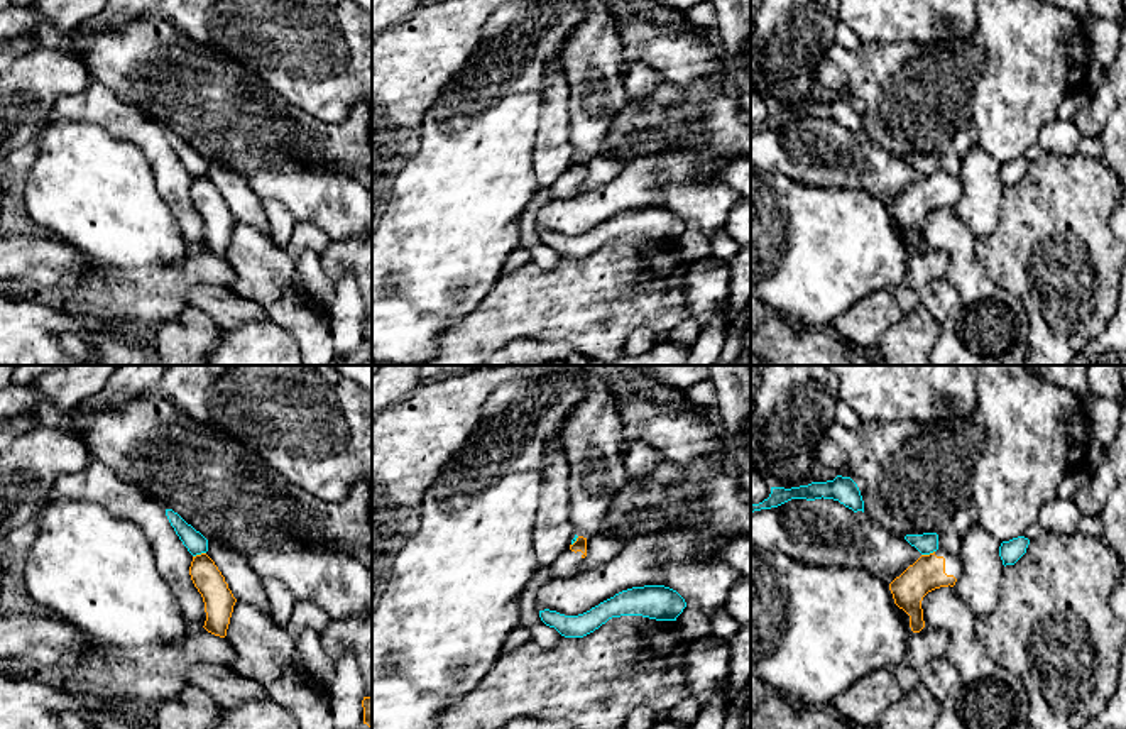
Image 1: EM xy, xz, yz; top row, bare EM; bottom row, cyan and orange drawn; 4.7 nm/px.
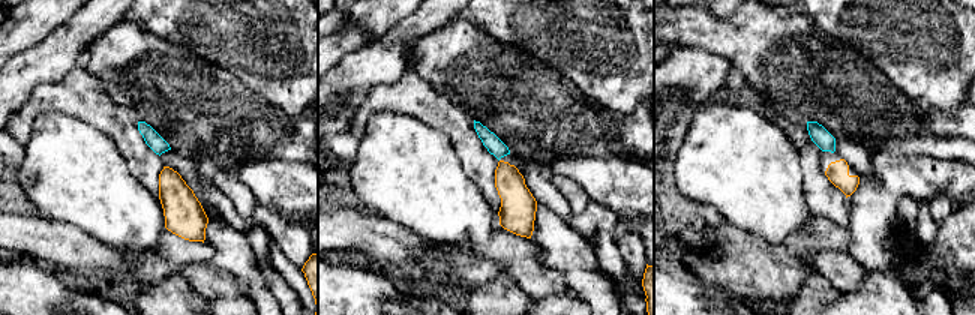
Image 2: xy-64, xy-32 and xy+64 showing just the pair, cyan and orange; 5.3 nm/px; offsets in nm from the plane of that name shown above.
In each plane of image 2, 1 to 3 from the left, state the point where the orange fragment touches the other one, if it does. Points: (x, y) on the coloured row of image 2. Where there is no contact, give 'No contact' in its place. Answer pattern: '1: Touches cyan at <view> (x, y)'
1: No contact
2: No contact
3: No contact

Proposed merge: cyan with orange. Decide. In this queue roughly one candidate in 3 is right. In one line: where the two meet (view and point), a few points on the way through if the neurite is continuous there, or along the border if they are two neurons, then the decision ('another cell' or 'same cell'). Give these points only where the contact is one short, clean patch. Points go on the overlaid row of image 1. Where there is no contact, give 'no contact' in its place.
meets cyan in xy at (198, 553); border along xy (205, 552), (193, 557); another cell

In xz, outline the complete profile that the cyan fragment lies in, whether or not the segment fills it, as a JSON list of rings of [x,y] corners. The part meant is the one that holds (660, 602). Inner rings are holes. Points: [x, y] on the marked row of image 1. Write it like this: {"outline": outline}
{"outline": [[[644,585],[622,590],[578,616],[544,609],[539,611],[539,617],[565,638],[583,638],[612,617],[642,616],[656,621],[676,621],[685,607],[686,602],[676,590],[664,585]]]}

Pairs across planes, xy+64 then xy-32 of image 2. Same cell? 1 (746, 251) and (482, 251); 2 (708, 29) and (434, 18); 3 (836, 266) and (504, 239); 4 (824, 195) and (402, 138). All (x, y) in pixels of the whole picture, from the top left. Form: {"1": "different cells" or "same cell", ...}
{"1": "same cell", "2": "different cells", "3": "different cells", "4": "different cells"}

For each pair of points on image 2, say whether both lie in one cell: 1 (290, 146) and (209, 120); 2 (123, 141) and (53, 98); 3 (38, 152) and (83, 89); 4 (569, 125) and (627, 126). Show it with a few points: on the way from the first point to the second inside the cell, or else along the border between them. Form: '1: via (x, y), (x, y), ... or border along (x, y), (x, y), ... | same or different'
1: via (270, 134), (228, 123) | same
2: via (110, 123), (84, 98), (71, 98) | same
3: border along (32, 122), (41, 114), (66, 113), (98, 129) | different
4: via (584, 126), (612, 126) | same

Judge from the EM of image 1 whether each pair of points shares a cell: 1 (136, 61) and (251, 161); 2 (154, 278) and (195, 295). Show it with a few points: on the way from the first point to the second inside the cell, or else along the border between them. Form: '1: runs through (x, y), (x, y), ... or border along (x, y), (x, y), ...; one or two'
1: runs through (164, 75), (222, 132); one
2: border along (229, 285), (196, 285), (185, 301); two

